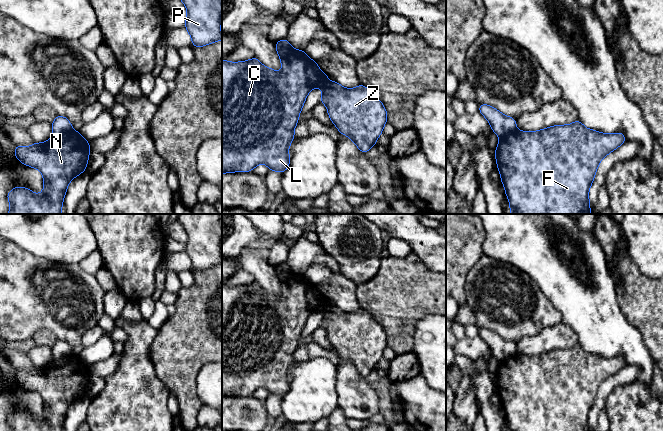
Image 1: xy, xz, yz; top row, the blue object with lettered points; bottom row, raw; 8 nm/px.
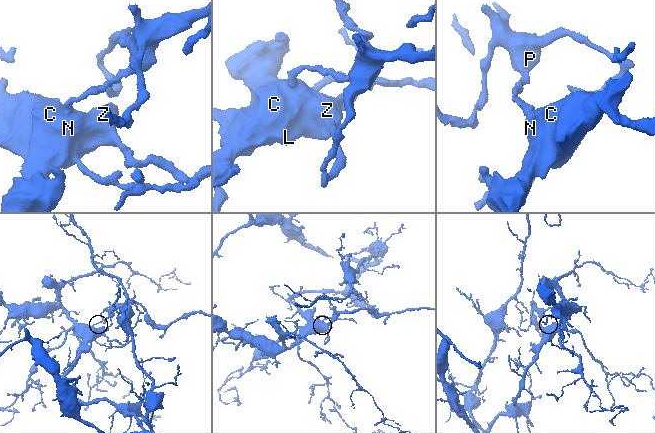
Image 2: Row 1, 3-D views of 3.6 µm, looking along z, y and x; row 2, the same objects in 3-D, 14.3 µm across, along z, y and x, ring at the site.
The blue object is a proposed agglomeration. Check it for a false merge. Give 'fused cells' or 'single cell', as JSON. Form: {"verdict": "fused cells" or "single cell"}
{"verdict": "fused cells"}

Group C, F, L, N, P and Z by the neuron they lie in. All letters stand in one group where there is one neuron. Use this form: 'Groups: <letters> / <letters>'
Groups: C F L N Z / P

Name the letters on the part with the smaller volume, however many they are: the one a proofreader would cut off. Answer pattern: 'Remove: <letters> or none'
Remove: P

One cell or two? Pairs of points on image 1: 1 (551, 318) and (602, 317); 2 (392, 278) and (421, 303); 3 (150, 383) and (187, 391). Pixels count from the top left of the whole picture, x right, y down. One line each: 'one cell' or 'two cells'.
1: two cells
2: one cell
3: two cells

